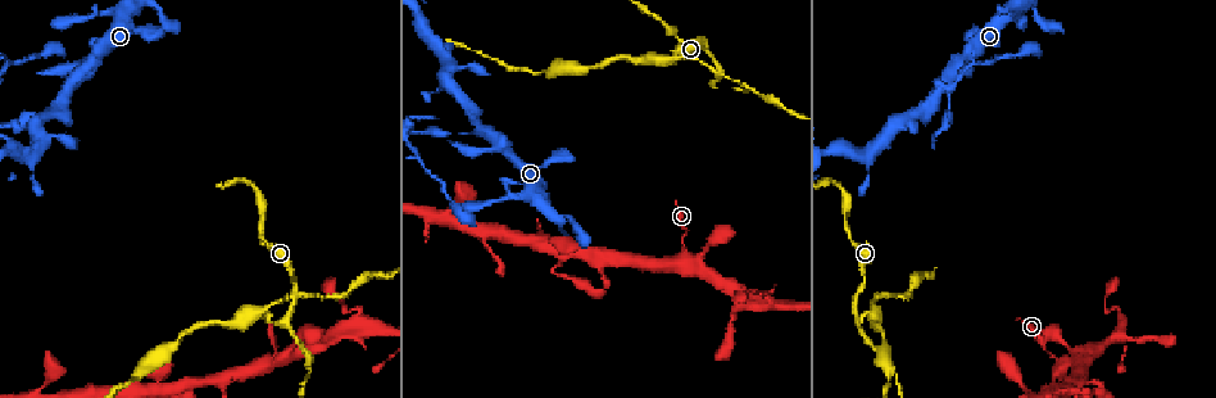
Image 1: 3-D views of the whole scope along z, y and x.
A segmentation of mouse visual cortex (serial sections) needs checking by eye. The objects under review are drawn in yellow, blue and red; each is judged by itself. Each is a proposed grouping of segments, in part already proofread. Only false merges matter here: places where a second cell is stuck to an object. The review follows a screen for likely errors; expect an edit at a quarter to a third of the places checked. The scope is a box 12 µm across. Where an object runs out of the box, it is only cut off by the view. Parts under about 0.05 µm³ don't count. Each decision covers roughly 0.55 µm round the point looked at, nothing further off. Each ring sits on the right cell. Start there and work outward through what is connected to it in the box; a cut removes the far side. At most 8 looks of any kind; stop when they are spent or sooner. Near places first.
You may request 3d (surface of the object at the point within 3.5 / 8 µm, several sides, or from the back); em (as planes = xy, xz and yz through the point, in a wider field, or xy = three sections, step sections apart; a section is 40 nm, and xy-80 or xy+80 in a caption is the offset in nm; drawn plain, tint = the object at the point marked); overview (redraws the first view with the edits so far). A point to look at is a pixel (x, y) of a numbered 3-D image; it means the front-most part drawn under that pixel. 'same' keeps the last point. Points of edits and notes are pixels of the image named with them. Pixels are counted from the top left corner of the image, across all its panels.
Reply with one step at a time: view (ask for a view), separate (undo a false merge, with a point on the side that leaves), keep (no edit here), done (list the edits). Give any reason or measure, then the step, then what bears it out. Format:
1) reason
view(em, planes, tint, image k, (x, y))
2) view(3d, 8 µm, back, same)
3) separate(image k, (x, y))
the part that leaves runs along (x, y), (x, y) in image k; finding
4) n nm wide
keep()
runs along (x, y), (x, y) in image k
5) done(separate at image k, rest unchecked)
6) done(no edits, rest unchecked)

a narrow waist
view(3d, 3.5 µm, image 1, (73, 84))

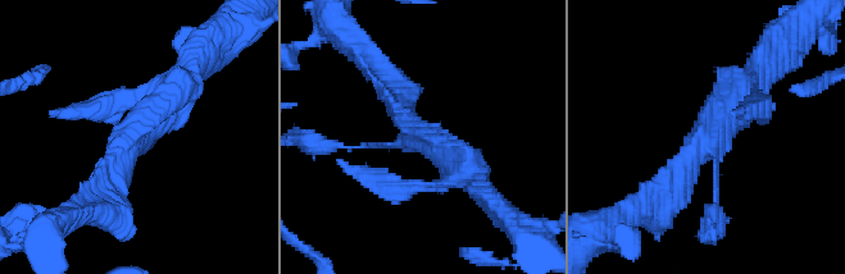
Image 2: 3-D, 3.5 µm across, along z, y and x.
3 arms; arms of 100, 300, 400 nm
view(em, planes, tint, image 2, (706, 144))

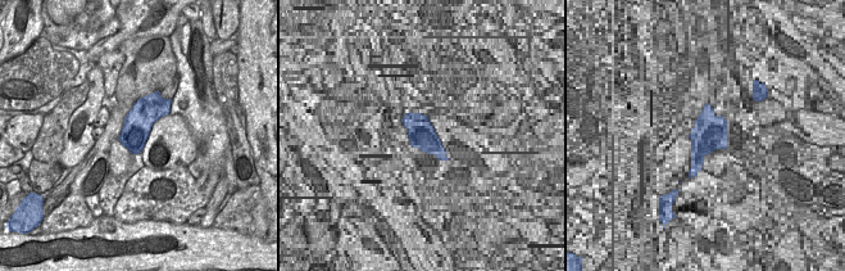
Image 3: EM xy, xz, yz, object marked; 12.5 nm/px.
view(em, xy, step 3, tint, same)

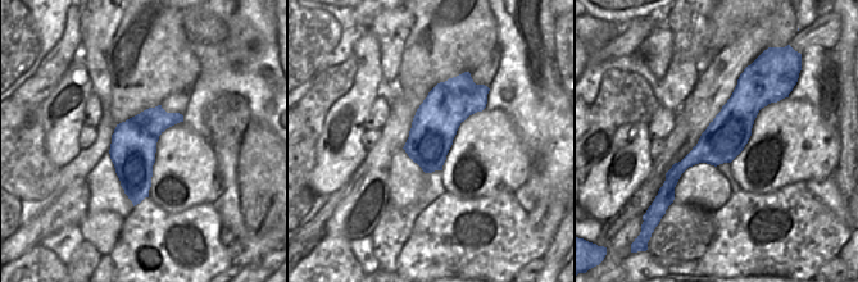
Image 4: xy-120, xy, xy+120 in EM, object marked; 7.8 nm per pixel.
keep()
runs along (748, 83), (659, 210) in image 2; one cell here

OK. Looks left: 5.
abrupt turn
view(3d, 3.5 µm, image 1, (422, 134))

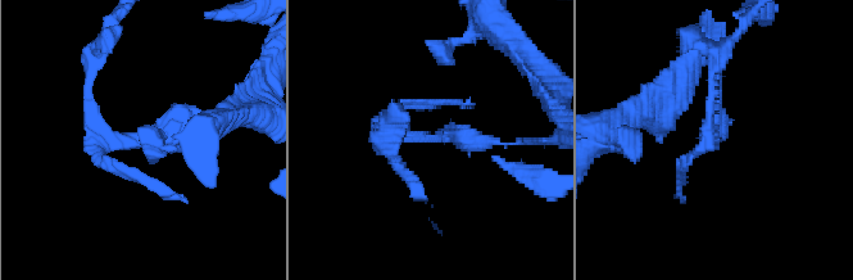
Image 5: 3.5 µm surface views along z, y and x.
need the tissue
view(em, planes, tint, image 5, (137, 142))

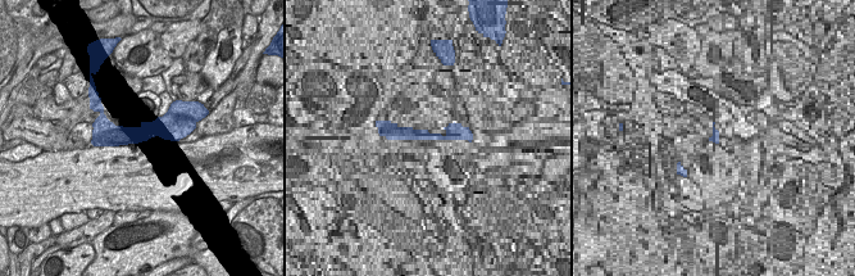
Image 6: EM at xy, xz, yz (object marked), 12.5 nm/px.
3 arms; arms of 150, 150, 150 nm
separate(image 5, (109, 145))
the part that leaves runs along (137, 143), (99, 154), (145, 183) in image 5; two cells meet here

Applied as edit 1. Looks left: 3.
three-way junction
view(3d, 8 µm, image 1, (857, 317))

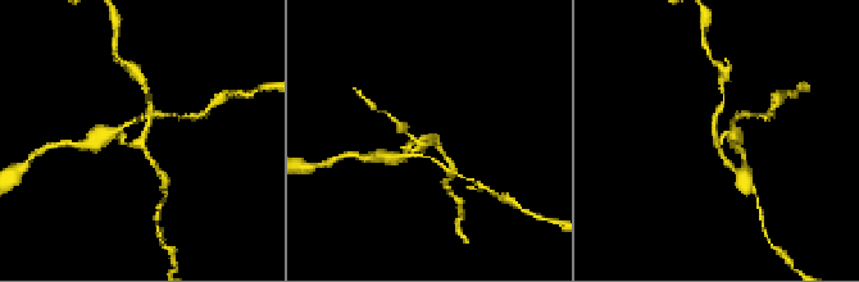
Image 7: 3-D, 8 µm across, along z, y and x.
closer look
view(3d, 3.5 µm, back, image 7, (140, 140))

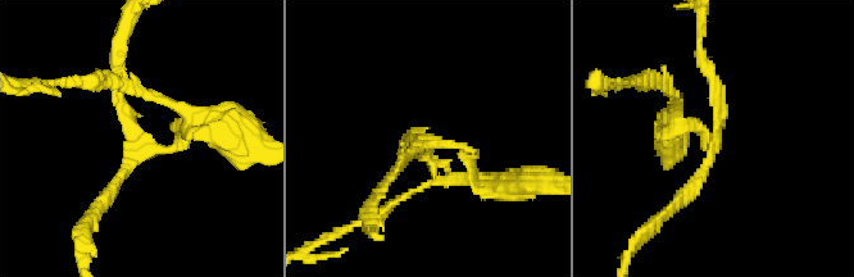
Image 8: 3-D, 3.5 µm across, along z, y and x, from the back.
3 arms; arms of 150, 150, 150 nm; shape alone is not enough
view(em, xy, step 2, tint, image 8, (716, 137))

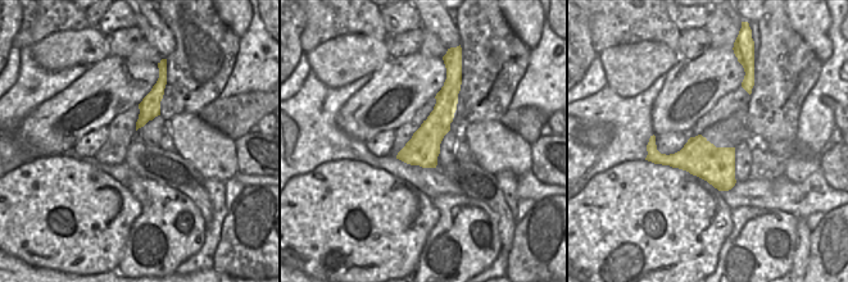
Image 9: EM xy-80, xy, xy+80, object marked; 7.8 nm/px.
separate(image 8, (487, 182))
the part that leaves runs along (459, 144), (490, 184), (541, 184) in image 8; a second cell is stuck on

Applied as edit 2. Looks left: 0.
done(separate at image 5, separate at image 8, rest unchecked)

